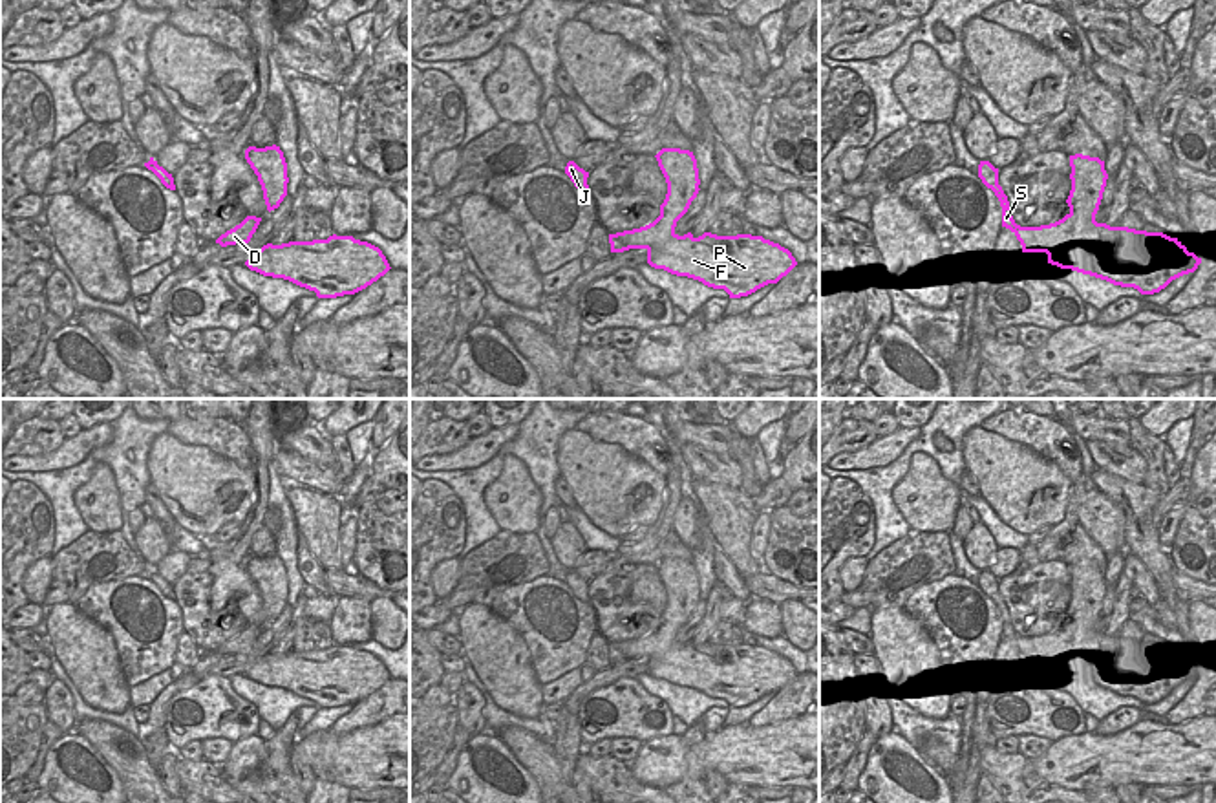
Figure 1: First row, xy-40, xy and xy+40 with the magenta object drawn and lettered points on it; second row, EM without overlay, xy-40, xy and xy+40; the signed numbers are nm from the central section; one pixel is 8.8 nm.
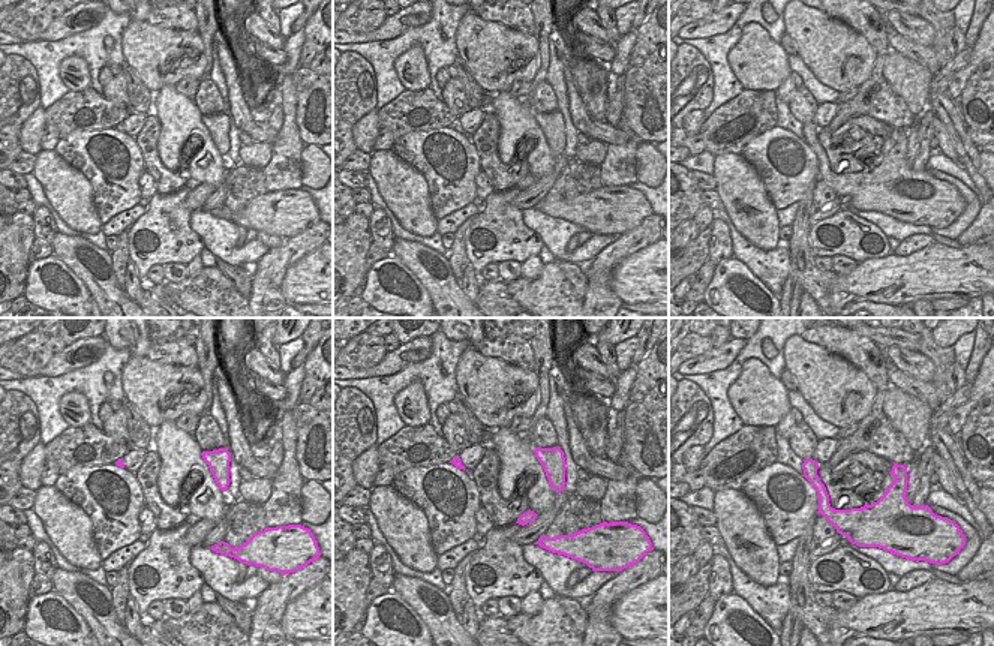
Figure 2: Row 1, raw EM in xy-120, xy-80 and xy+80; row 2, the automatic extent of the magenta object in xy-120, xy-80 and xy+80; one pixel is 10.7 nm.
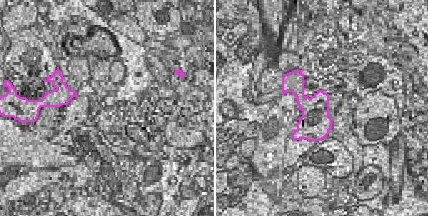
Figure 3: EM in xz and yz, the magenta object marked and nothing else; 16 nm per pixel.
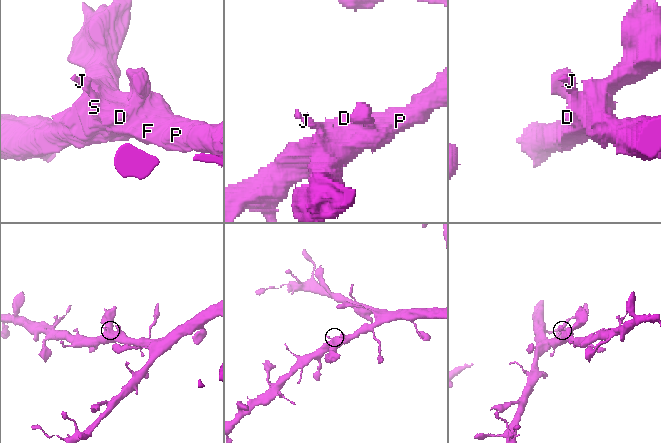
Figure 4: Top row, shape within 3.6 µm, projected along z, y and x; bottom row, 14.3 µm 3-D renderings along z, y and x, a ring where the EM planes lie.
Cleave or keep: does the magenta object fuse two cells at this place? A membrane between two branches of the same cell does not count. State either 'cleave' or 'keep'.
keep

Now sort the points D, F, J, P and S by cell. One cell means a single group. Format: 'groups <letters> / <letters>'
groups D F J P S

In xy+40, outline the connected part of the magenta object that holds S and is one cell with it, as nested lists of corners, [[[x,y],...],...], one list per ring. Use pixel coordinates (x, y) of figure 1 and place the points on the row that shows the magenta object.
[[[1075,154],[1070,155],[1070,166],[1070,212],[1050,225],[1020,227],[998,185],[998,168],[980,161],[978,177],[998,198],[1002,227],[1017,236],[1022,252],[1046,252],[1051,265],[1134,287],[1141,294],[1159,293],[1172,280],[1198,269],[1201,258],[1189,252],[1178,238],[1097,223],[1095,214],[1108,179],[1104,161]]]

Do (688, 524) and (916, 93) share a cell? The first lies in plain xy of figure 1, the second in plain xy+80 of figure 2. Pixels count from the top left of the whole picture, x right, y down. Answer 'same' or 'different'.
same

